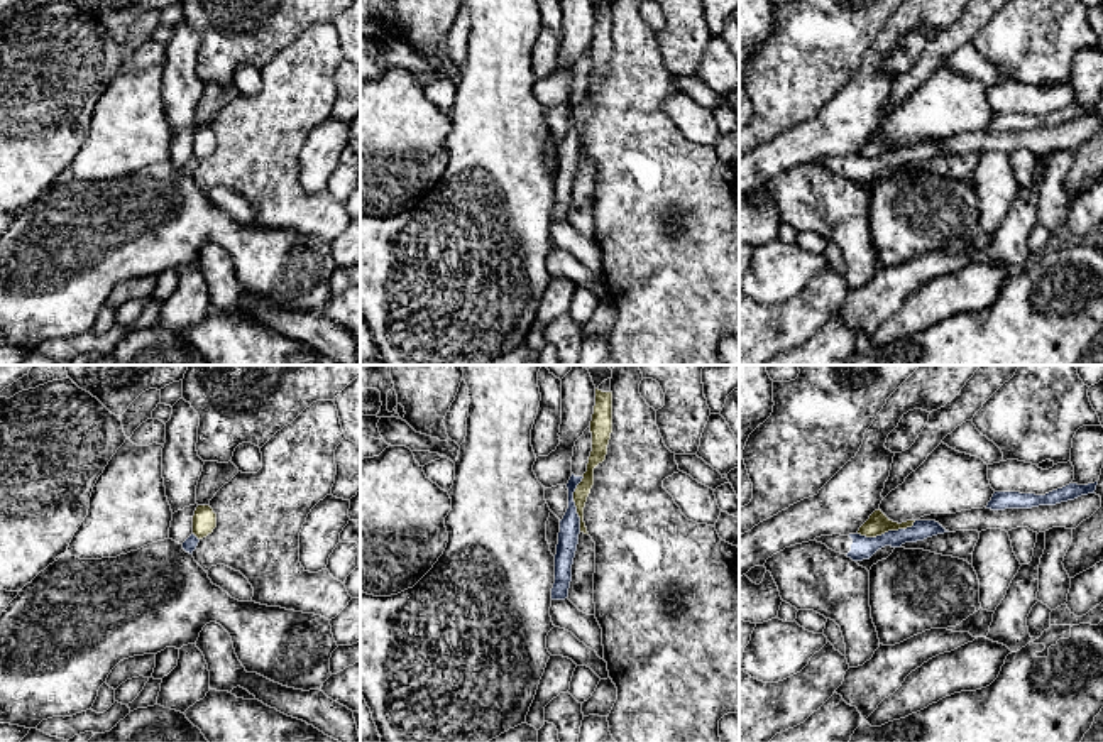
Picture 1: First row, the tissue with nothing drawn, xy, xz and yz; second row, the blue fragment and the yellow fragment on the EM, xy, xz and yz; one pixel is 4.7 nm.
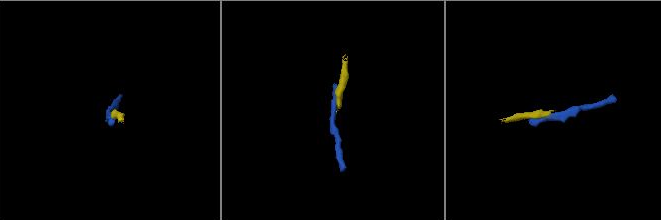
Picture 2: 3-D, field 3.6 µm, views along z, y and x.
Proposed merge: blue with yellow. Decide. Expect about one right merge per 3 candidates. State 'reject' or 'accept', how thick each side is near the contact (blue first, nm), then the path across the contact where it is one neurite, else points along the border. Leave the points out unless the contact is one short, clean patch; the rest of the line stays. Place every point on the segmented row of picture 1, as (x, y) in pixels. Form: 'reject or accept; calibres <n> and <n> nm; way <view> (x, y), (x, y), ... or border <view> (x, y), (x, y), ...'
reject; calibres 110 and 100 nm; border yz (916, 521), (910, 526), (888, 529), (875, 536), (856, 533)

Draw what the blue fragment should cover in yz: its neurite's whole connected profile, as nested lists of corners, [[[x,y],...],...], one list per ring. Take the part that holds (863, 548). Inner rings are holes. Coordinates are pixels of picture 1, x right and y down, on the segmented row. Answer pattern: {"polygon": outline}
{"polygon": [[[915,521],[912,527],[888,531],[876,537],[866,537],[861,534],[832,534],[820,536],[814,541],[826,544],[829,549],[846,554],[853,561],[870,559],[878,549],[885,546],[900,548],[905,543],[917,543],[927,537],[949,532],[936,521]]]}

